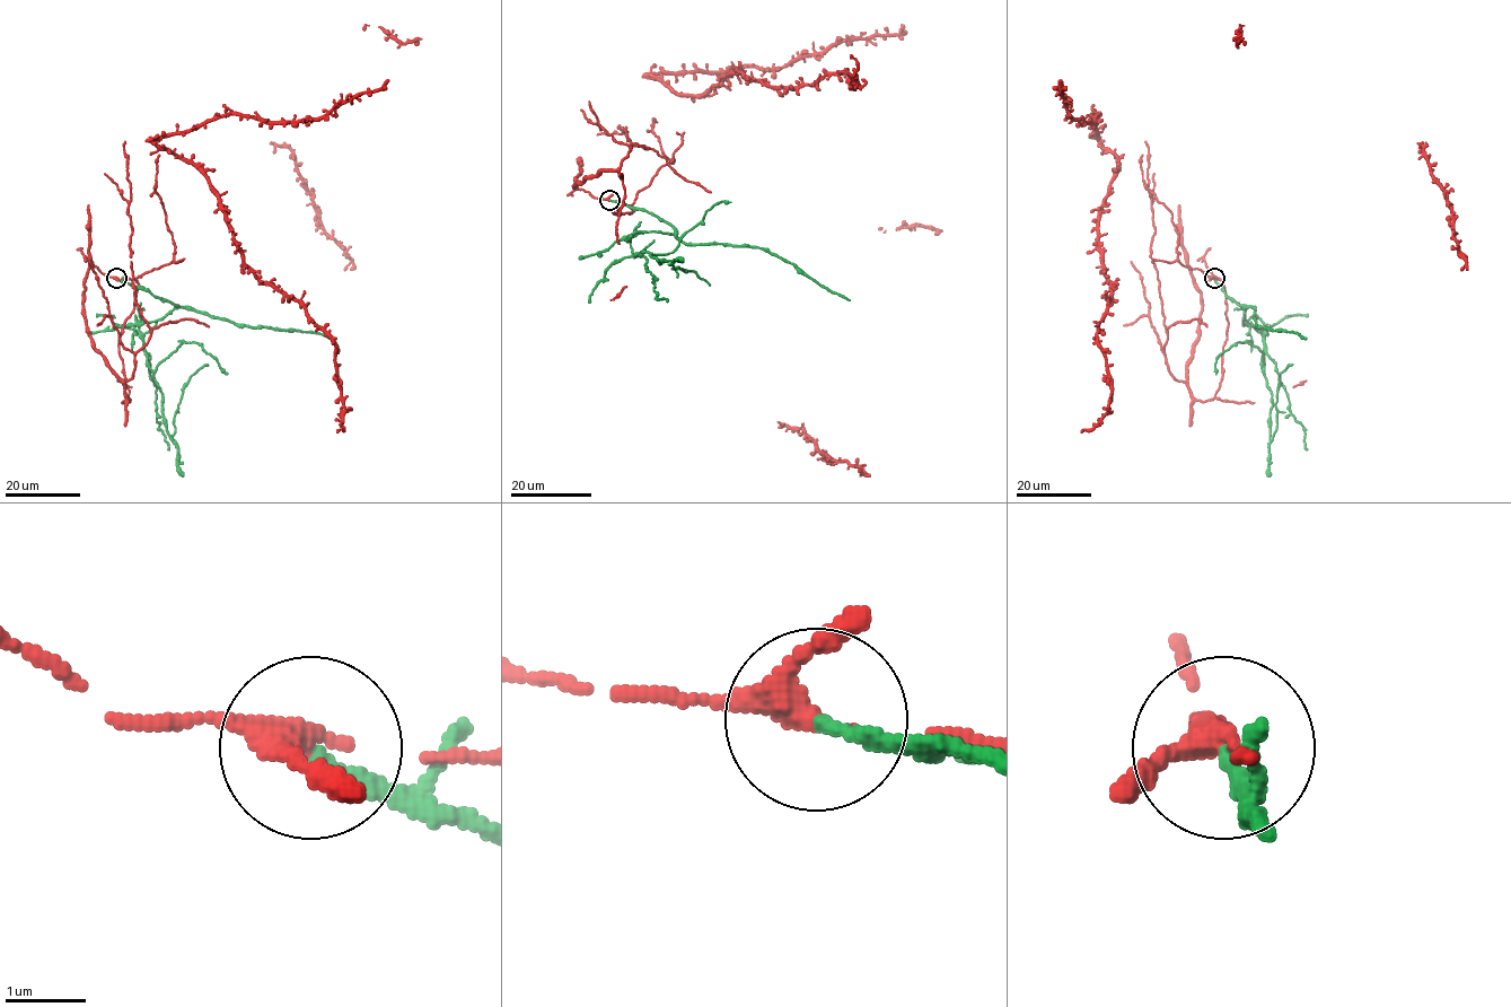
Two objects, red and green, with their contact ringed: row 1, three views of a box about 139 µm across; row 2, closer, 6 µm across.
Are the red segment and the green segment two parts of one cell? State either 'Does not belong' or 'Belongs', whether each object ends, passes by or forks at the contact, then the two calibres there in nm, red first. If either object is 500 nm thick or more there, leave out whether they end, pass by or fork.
Does not belong. At the ring red forks. At the ring green ends. Thickness 240 nm (red) against 190 nm

